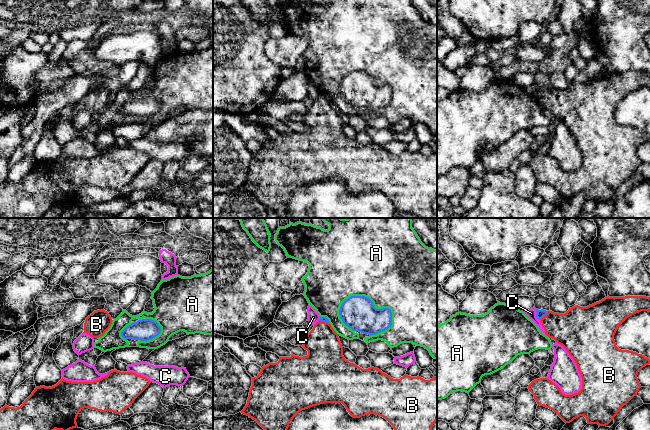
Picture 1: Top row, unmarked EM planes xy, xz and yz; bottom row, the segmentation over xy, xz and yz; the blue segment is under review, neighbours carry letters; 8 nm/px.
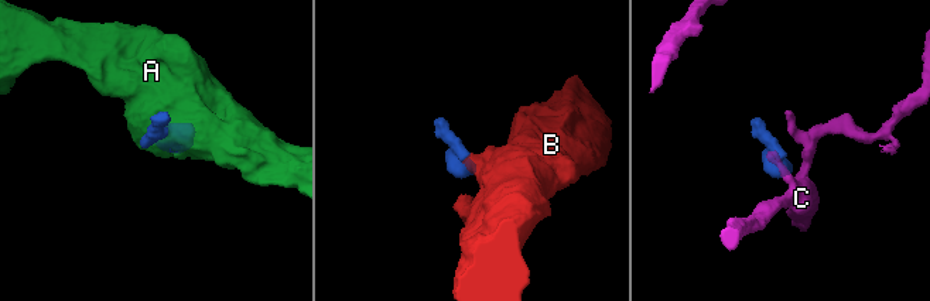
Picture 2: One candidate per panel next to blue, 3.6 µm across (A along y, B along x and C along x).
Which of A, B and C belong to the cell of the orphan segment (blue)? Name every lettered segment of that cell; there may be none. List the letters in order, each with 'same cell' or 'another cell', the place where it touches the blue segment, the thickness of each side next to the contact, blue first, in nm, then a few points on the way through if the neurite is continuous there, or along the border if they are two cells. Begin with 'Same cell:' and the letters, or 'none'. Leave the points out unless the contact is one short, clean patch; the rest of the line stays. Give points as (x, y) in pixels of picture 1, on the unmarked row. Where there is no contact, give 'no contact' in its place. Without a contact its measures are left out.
Same cell: B
A: another cell; meets blue in xz at (371, 77); 280 nm thick on the blue side, 500 nm on the other
B: same cell; meets blue in yz at (544, 91); 70 nm thick on the blue side, 280 nm on the other; runs through yz (541, 89), (544, 91), (556, 102), (571, 106)
C: another cell; meets blue in yz at (536, 90); 70 nm thick on the blue side, 80 nm on the other; border along yz (534, 84), (536, 93), (539, 96)

